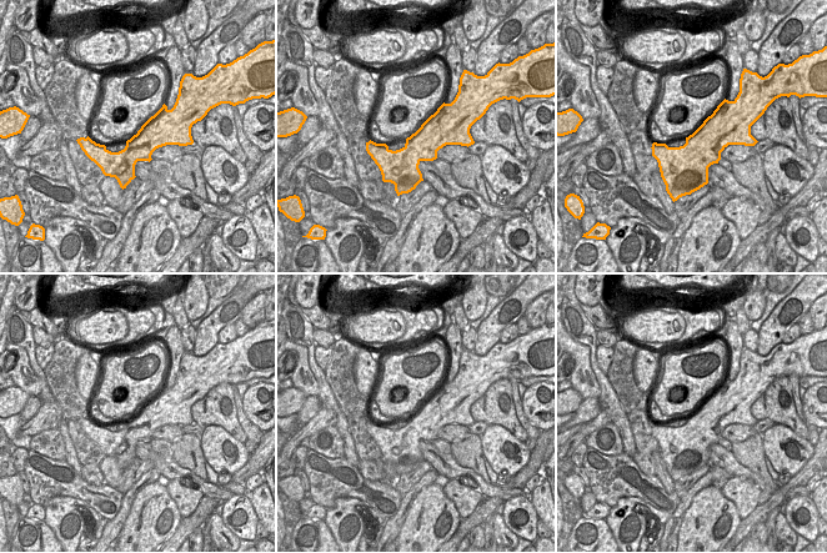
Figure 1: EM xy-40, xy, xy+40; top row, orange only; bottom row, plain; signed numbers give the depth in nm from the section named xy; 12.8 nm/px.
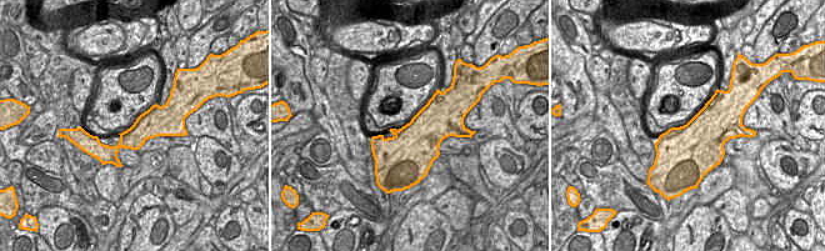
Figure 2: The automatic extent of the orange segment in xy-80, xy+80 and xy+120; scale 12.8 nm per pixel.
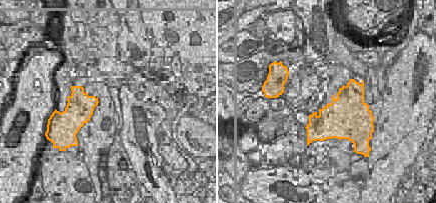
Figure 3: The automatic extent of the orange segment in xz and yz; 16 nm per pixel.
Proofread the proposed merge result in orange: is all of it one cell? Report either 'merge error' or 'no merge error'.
no merge error

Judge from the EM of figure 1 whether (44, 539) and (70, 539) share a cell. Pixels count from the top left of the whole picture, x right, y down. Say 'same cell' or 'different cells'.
different cells

